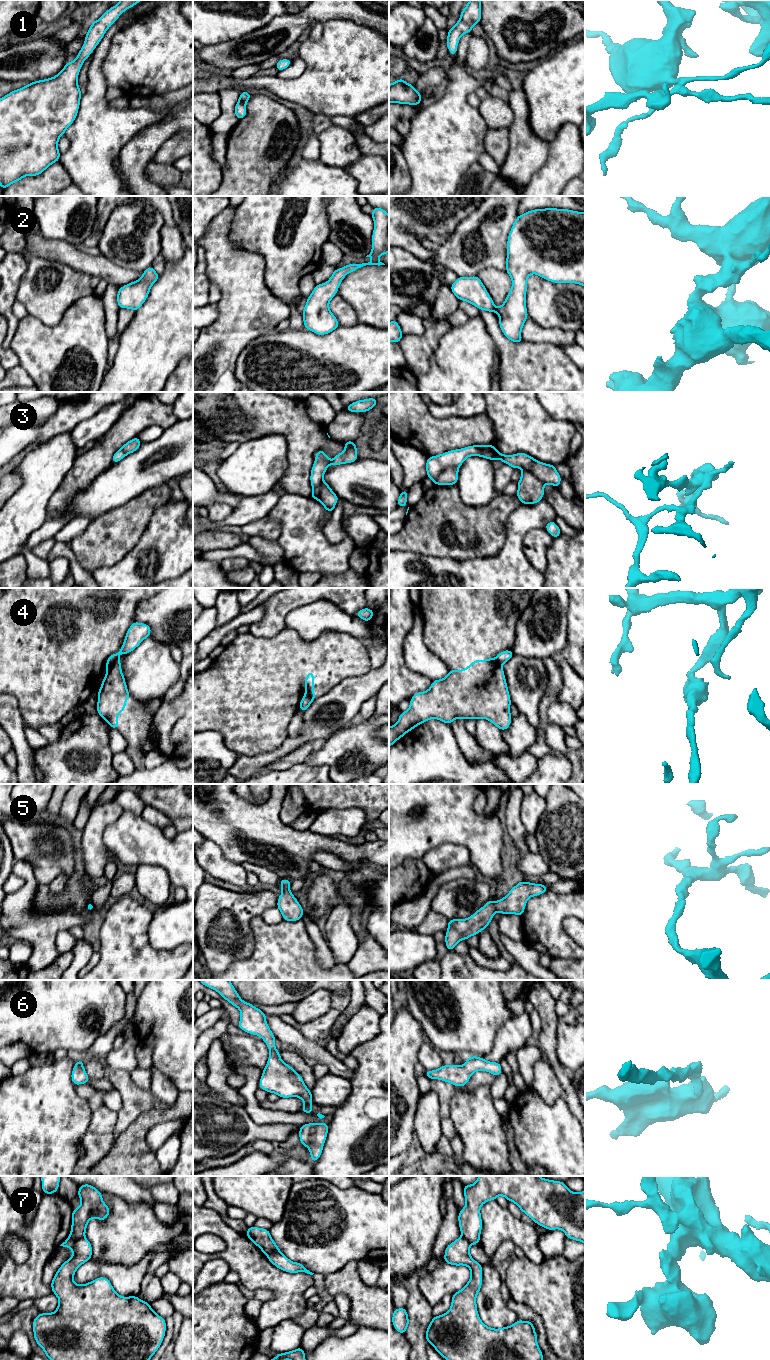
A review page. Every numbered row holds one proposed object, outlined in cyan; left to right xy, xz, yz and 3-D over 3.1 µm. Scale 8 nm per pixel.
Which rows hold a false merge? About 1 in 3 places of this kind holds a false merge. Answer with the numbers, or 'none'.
3, 4, 7

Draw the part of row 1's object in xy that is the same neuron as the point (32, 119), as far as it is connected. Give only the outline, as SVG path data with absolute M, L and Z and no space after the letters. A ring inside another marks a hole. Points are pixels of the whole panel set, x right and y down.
M120 0L100 19L93 21L77 58L67 62L56 76L30 82L0 99L0 187L3 190L24 176L40 175L51 164L59 161L61 154L58 150L58 140L74 122L79 110L82 93L77 79L83 62L119 16L141 1Z

